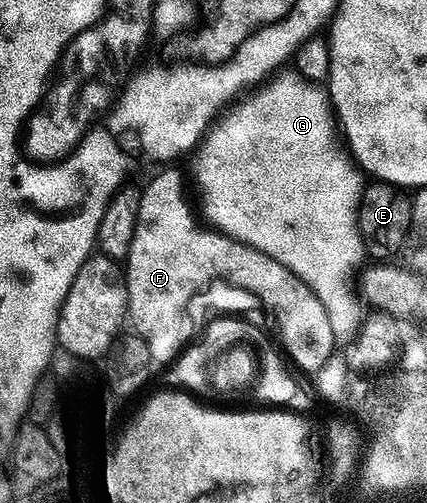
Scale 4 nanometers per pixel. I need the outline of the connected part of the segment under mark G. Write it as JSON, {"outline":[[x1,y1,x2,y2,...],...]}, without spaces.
{"outline":[[287,69,272,74,263,83,265,84,264,87,261,87,262,85,256,86,254,88,256,91,252,95,245,96,243,103,229,108,223,116,220,114,207,127,202,138,199,139,193,151,195,160,191,163,191,171,195,174,195,187,199,190,199,207,203,210,204,217,212,223,210,226,216,232,228,235,230,239,236,239,239,243,244,243,246,247,252,247,269,257,273,257,273,261,285,265,285,269,293,272,315,294,317,301,324,307,329,319,329,329,332,330,336,340,355,339,363,327,361,325,363,323,364,304,361,302,361,295,356,284,354,287,351,282,354,279,356,282,357,272,364,266,363,259,365,260,363,238,359,232,359,202,363,196,365,175,359,164,352,159,350,150,341,138,341,131,337,126,335,113,331,106,331,97,326,86,320,85,314,79,307,79,294,69,285,70]]}

